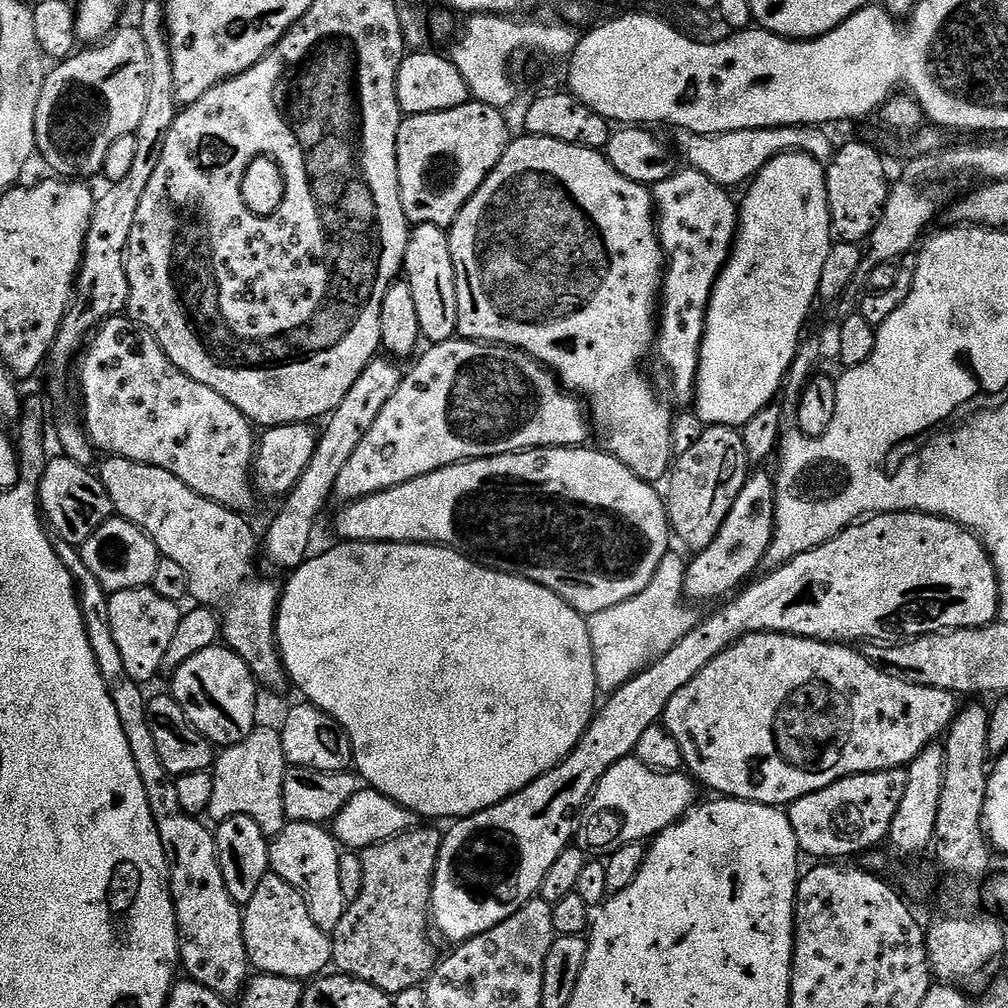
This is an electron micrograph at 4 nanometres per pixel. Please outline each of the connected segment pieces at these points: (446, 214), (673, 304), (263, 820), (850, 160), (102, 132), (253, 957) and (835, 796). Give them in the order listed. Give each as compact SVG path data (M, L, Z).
M479 102L454 110L404 116L396 139L402 210L409 225L433 224L447 229L473 194L498 166L510 143L505 113Z
M689 166L681 167L673 176L666 178L662 182L658 182L651 189L652 198L654 201L654 215L658 221L658 231L660 234L660 244L664 247L664 254L668 261L664 274L664 287L660 303L658 305L658 335L656 337L656 347L654 349L655 359L660 359L662 367L668 371L668 376L672 379L672 392L680 400L691 401L696 391L696 372L700 366L700 348L703 346L704 331L706 330L706 314L708 313L708 303L712 297L712 291L716 285L717 278L720 277L720 271L726 266L728 261L728 253L732 250L732 244L736 241L736 230L738 227L738 204L734 199L733 194L727 187L719 185L718 182L711 181L706 174L700 173L698 170Z
M258 726L242 742L227 745L217 755L215 765L211 769L214 795L210 797L207 819L219 822L235 816L254 818L254 822L258 822L265 836L276 836L285 824L289 823L282 802L284 775L288 773L289 767L288 759L284 757L282 750L282 738L275 727Z
M840 144L835 156L826 164L828 205L835 239L841 244L859 244L871 240L882 210L888 201L890 179L884 160L868 144Z
M117 27L107 40L77 51L66 60L61 60L56 68L47 73L38 98L36 111L36 151L39 159L44 159L60 178L99 177L104 170L106 150L123 136L130 136L138 130L142 114L146 114L146 78L150 74L150 58L146 42L139 27Z
M270 870L265 874L254 898L243 905L242 911L248 963L257 973L278 974L282 978L308 982L332 964L331 935L314 923L302 894L298 894L298 890L277 872Z
M887 768L881 772L863 772L860 776L847 776L822 790L814 790L814 794L806 794L806 798L798 798L787 809L788 821L794 830L794 838L798 842L801 853L816 858L836 858L832 856L852 856L855 852L864 852L875 844L888 840L888 831L894 822L894 814L898 814L898 802L906 794L907 771L904 768Z

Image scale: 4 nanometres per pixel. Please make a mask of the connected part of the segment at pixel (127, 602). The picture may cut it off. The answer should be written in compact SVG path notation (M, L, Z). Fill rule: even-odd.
M131 588L121 592L113 592L108 598L110 610L110 630L114 630L114 642L118 642L118 651L122 653L122 662L126 662L126 670L130 678L147 685L164 667L166 650L170 650L170 641L178 630L178 622L182 608L177 601L162 598L151 588Z

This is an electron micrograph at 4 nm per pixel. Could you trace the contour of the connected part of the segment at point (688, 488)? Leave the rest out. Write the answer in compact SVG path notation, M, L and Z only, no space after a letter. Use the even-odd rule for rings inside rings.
M721 424L708 426L704 433L685 450L675 457L670 475L667 477L668 523L671 531L695 554L706 550L714 538L718 538L718 530L722 530L722 522L726 522L726 514L734 506L742 486L750 475L750 461L746 454L746 442L742 442L740 432Z

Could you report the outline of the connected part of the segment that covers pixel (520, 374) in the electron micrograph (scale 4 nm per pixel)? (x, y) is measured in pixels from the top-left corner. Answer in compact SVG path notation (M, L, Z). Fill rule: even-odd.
M453 338L441 344L433 344L427 350L429 352L409 372L407 369L398 390L394 390L390 402L386 402L386 406L382 406L382 414L378 414L378 418L374 418L374 426L370 426L370 430L366 430L366 438L362 438L362 442L358 442L358 450L354 450L354 454L350 454L350 462L346 462L346 466L342 466L342 474L338 474L334 493L337 501L340 499L340 502L351 502L360 500L364 496L373 496L382 490L402 486L402 482L422 478L434 470L445 468L451 464L460 464L464 460L481 460L484 456L526 452L530 448L578 448L589 443L590 416L585 405L575 395L565 391L549 368L538 363L534 357L526 355L521 348L510 348L503 344L486 344L482 340Z

